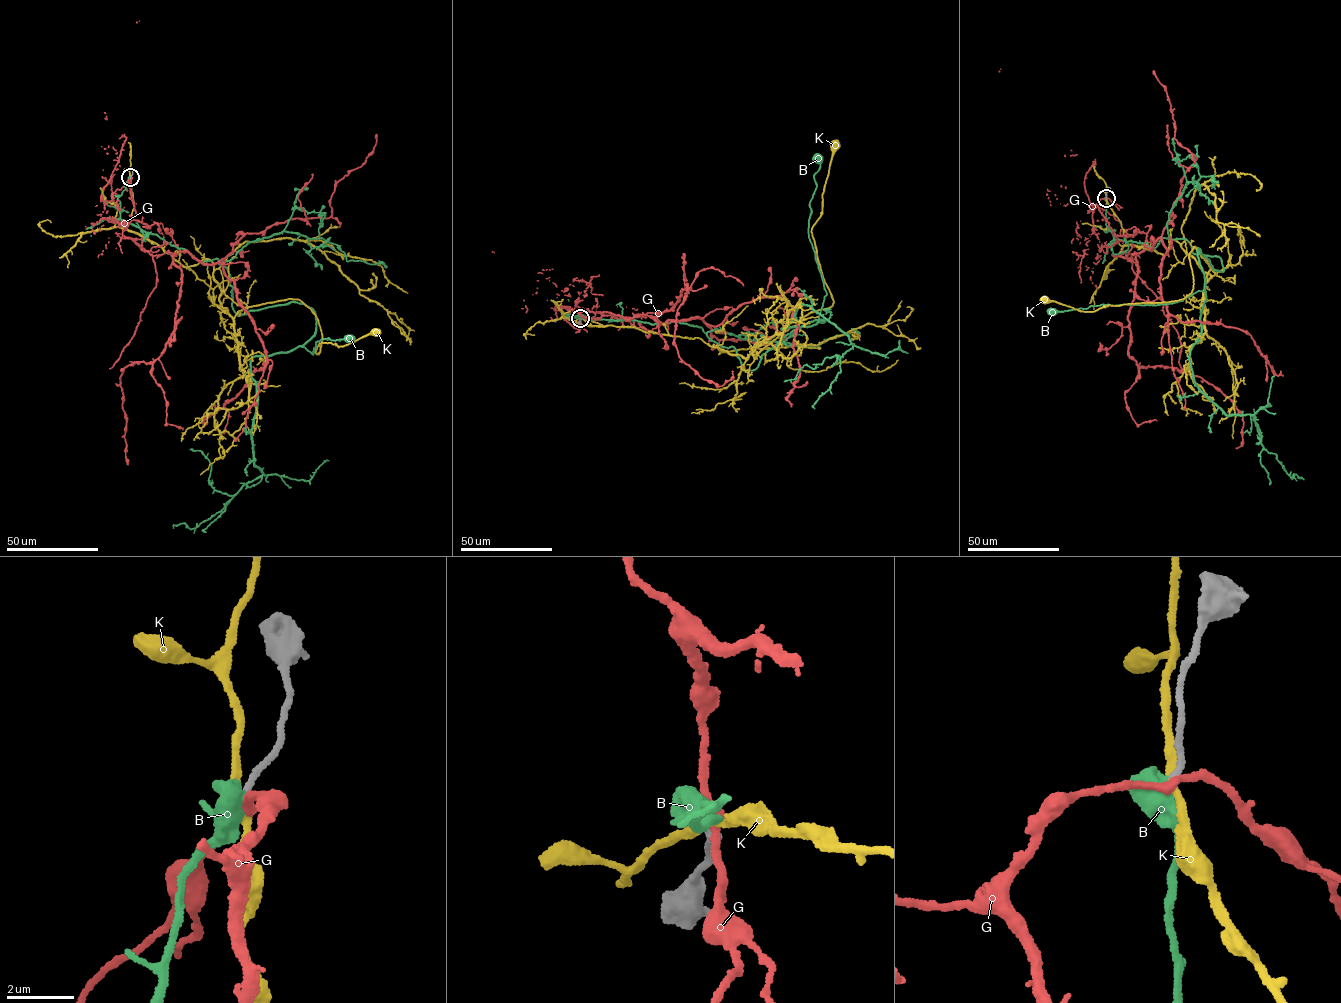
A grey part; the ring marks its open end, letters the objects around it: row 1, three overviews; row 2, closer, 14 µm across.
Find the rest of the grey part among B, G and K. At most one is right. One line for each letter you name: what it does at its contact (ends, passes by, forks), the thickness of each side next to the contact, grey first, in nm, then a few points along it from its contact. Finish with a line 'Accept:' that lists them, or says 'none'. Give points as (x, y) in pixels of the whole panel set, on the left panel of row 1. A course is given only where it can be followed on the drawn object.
B: it passes by; 180 nm thick on the grey side, 440 nm on the other; it runs (130, 177), (121, 219), (217, 259), (234, 312), (295, 302), (314, 311), (302, 347), (349, 339)
Accept: B

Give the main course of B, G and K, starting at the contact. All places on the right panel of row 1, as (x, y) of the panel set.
B: (1106, 198), (1114, 239), (1154, 248), (1183, 238), (1224, 269), (1198, 248), (1204, 289), (1182, 301), (1052, 312)
G: (1106, 198), (1115, 236), (1134, 226), (1167, 250), (1167, 312), (1245, 331), (1280, 371)
K: (1106, 198), (1128, 245), (1164, 255), (1171, 238), (1211, 276), (1195, 246), (1178, 300), (1086, 312), (1044, 299)

